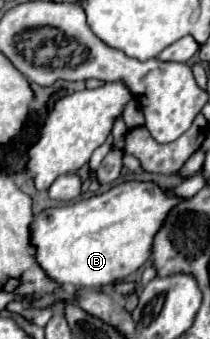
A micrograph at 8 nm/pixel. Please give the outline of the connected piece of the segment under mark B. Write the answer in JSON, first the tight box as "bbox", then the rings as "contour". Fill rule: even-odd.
{"bbox":[32,181,184,289],"contour":[[[126,181],[106,193],[76,201],[72,205],[50,207],[48,211],[36,215],[36,221],[32,223],[32,243],[38,249],[36,259],[42,269],[60,285],[80,285],[88,289],[110,285],[112,281],[132,275],[150,259],[154,237],[162,227],[162,221],[166,221],[170,209],[174,209],[178,201],[184,201],[184,197],[172,193],[172,189],[158,187],[154,181]]]}

